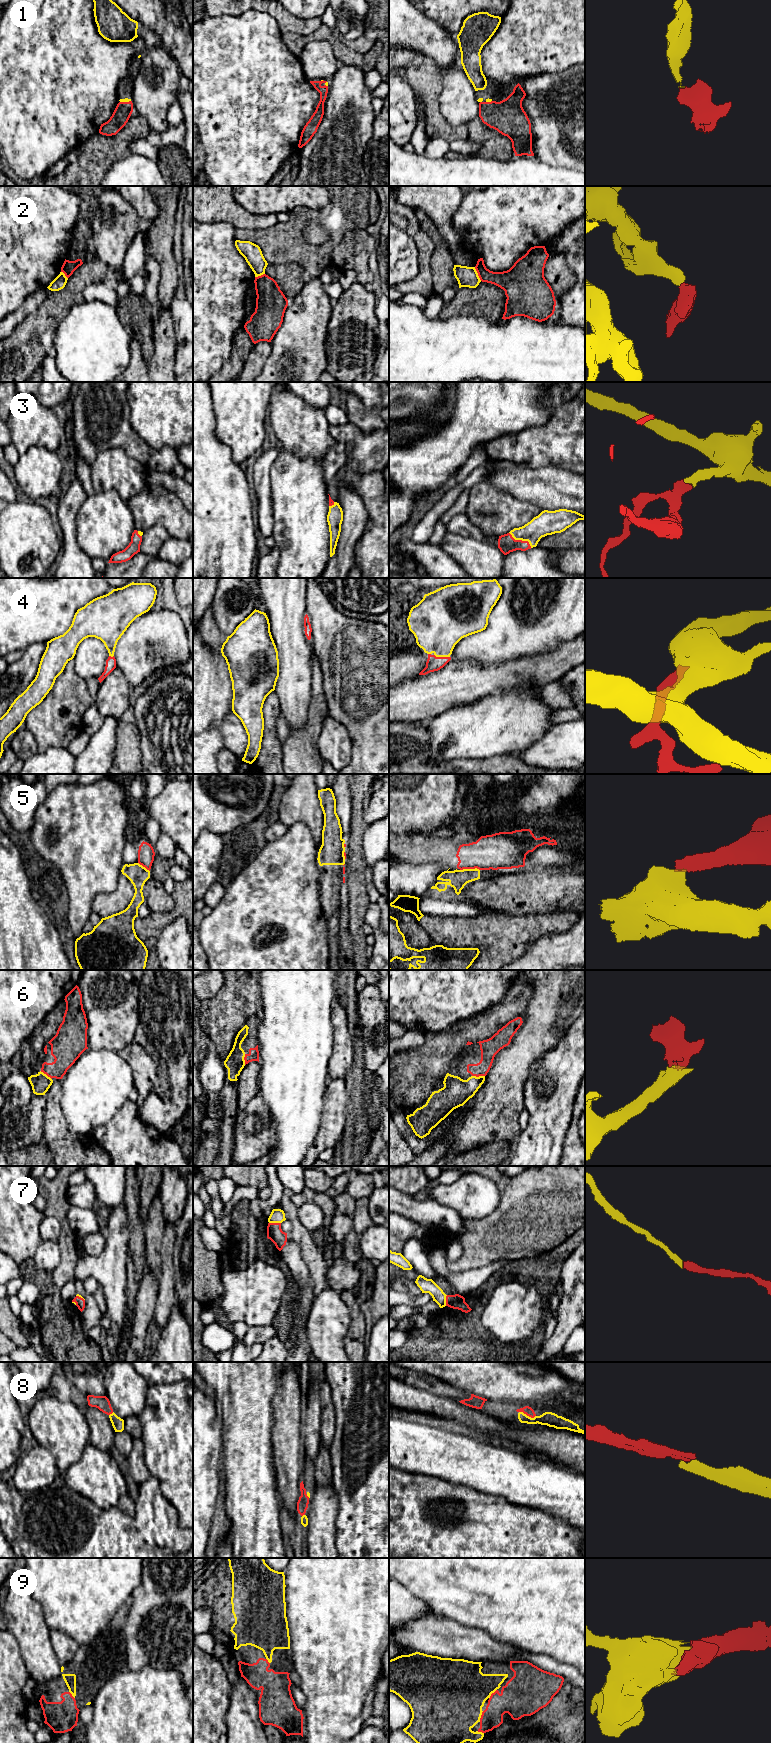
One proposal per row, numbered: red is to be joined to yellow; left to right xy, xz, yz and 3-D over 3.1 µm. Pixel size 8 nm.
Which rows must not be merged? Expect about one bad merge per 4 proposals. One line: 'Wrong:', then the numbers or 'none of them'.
Wrong: 2, 5

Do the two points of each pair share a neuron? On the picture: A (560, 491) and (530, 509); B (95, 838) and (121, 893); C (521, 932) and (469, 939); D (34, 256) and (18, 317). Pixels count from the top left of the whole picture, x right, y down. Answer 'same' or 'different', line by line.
A: different
B: different
C: same
D: different

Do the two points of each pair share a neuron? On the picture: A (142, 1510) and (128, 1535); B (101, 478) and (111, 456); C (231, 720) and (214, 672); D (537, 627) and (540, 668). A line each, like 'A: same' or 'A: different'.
A: different
B: same
C: different
D: different

